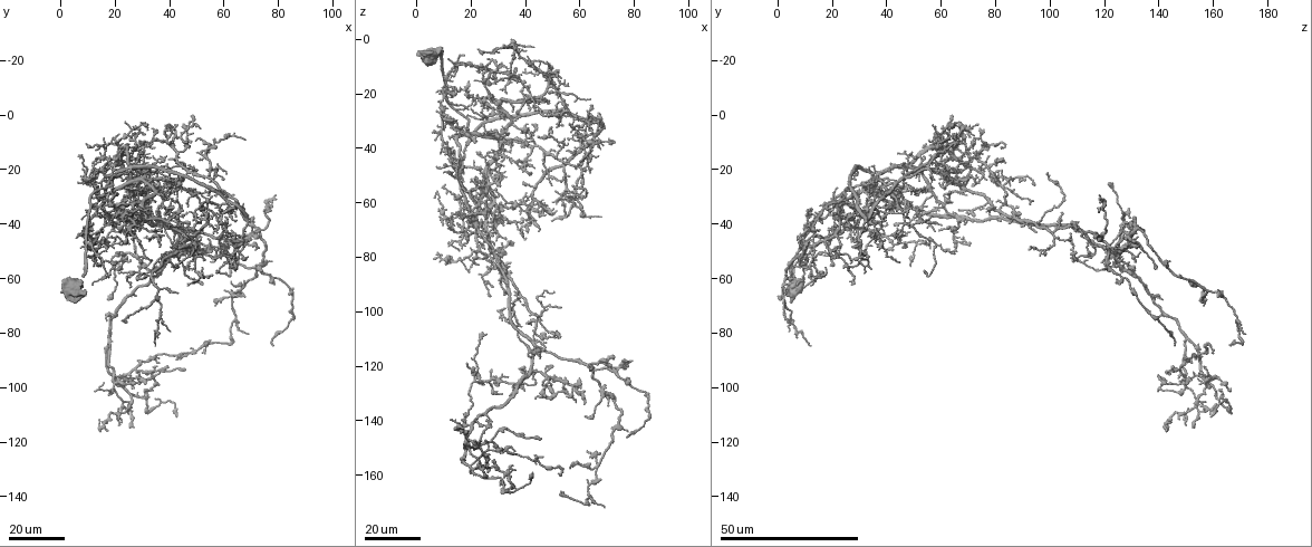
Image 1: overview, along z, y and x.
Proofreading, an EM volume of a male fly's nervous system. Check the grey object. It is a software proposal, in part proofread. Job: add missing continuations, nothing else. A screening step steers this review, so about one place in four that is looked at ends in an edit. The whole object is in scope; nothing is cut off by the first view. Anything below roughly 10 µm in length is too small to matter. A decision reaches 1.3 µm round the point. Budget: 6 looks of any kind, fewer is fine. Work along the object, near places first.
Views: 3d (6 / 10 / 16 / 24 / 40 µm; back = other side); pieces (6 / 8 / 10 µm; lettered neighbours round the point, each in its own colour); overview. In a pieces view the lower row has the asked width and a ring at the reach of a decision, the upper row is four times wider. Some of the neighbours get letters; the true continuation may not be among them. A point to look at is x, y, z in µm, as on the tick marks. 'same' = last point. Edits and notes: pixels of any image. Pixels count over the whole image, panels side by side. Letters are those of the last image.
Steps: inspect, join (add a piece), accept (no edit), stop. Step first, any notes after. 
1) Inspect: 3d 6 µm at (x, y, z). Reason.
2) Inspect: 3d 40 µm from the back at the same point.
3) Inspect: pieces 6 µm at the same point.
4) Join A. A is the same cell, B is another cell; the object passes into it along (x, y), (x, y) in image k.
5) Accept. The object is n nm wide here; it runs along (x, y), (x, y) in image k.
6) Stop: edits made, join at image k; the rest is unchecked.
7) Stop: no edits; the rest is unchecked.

Inspect: 3d 24 µm at (78, 84, 146). An open end.

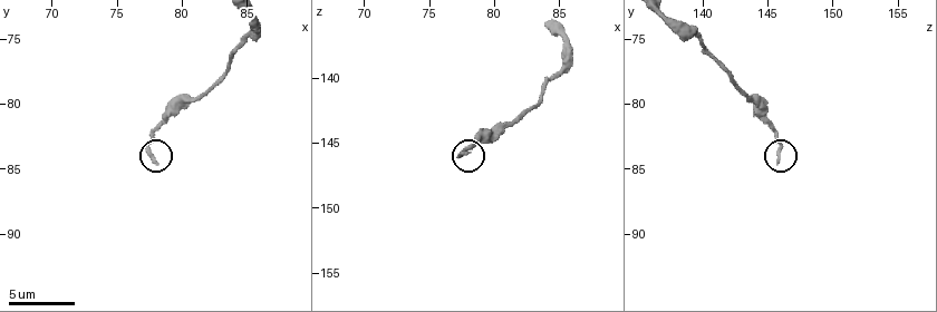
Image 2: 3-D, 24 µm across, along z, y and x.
Inspect: pieces 8 µm at (78.0, 84.6, 146.0).

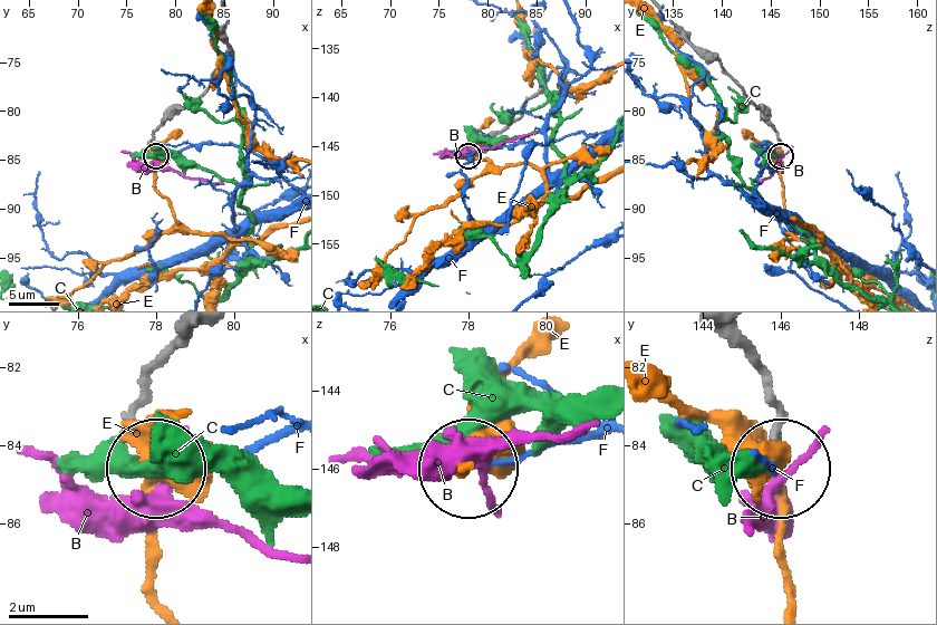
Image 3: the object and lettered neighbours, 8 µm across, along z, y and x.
Accept. B, C, E and F are other cells; none of them fits.

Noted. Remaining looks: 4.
Inspect: 3d 16 µm at (36, 95, 158). Tapers out.

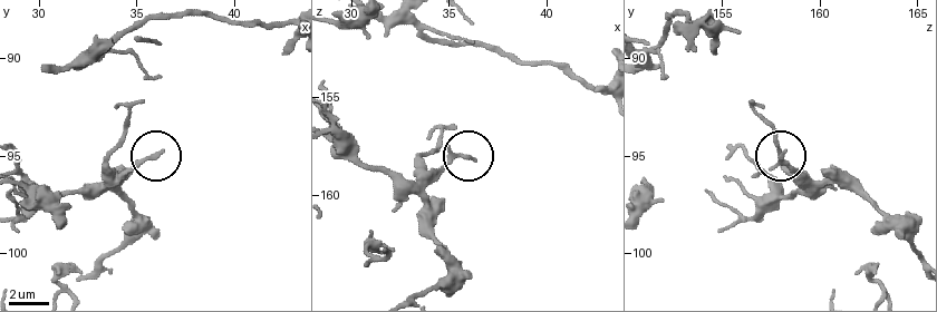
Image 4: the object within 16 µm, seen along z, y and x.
Inspect: pieces 10 µm at (36.3, 94.8, 158.2).

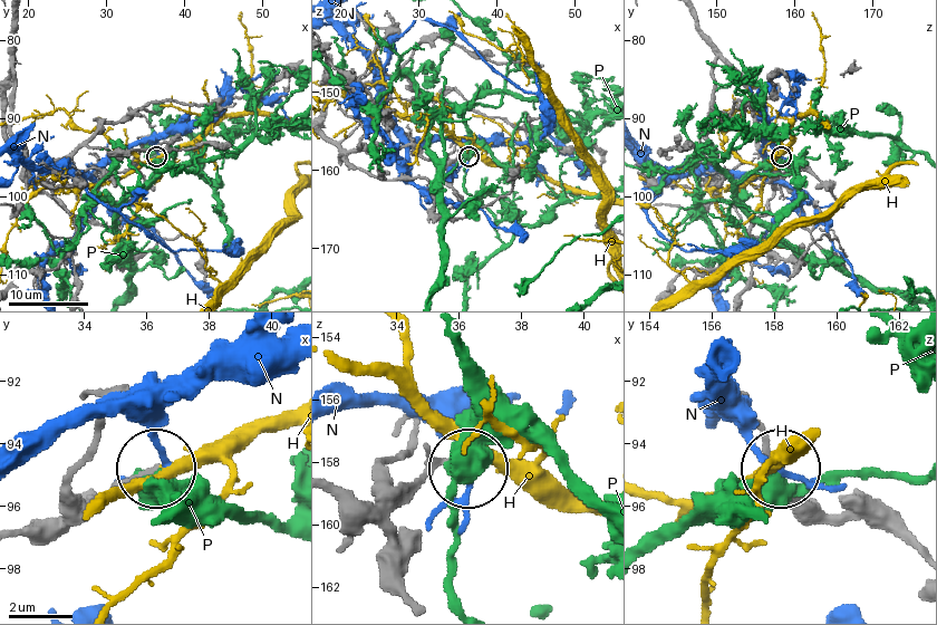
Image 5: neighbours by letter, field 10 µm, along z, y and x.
Accept. H, N and P are other cells; no lettered piece goes on from it.

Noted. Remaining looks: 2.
Inspect: 3d 24 µm at (37, 54, 27). Tapers out.

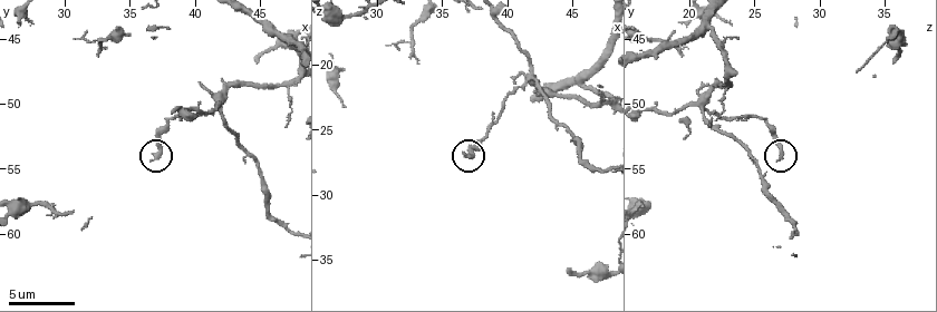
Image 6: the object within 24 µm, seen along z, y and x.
Inspect: pieces 8 µm at (36.6, 54.4, 26.8).

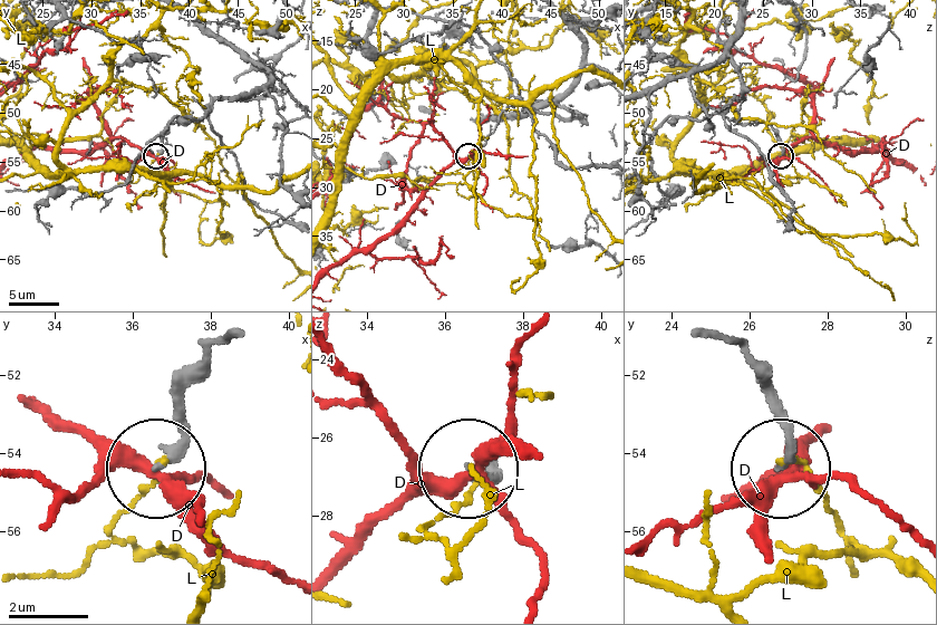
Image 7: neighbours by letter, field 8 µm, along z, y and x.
Accept. The object is 190 nm wide here; D and L are other cells; it runs along (724, 337), (766, 393), (783, 460) in image 7; none of them fits.

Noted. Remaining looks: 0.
Stop: no edits; the rest is unchecked.

